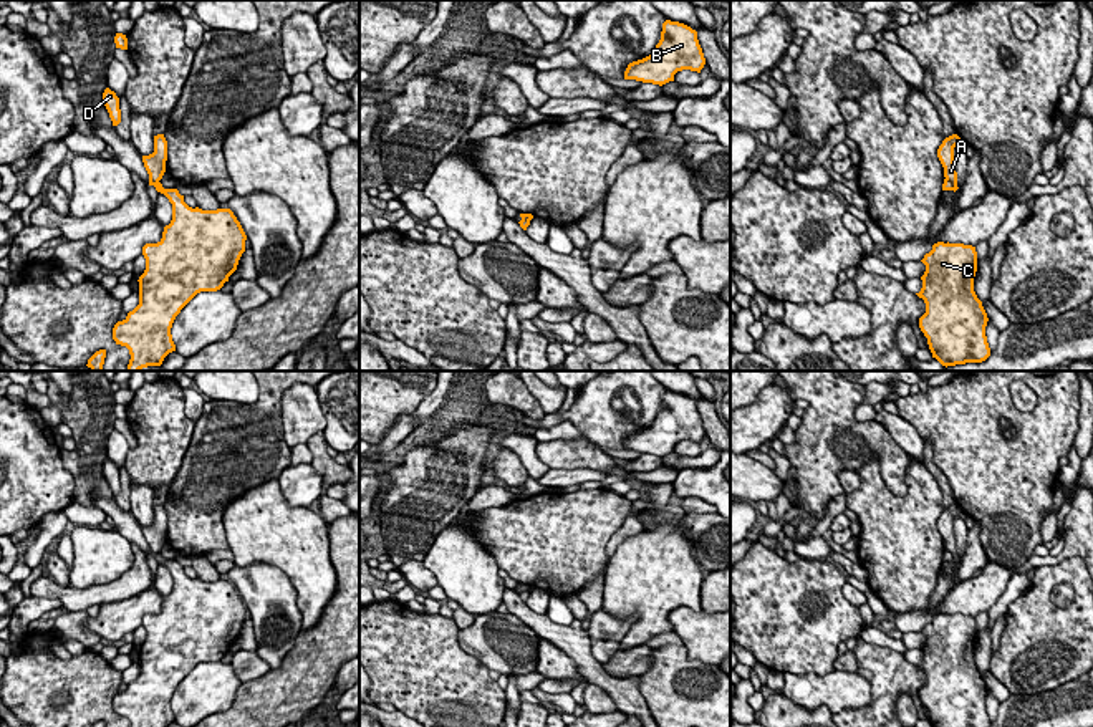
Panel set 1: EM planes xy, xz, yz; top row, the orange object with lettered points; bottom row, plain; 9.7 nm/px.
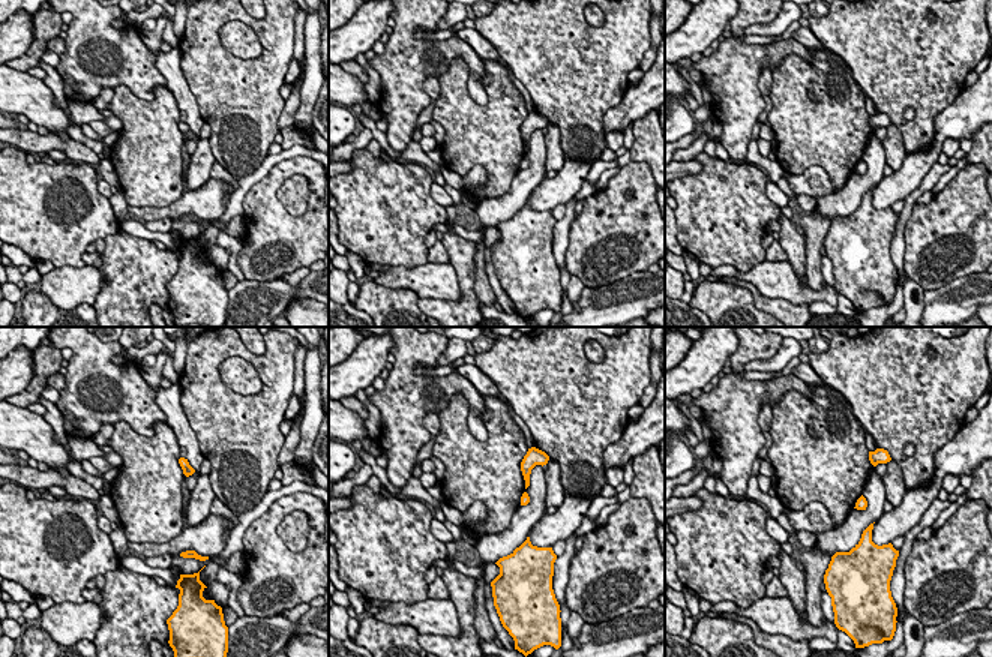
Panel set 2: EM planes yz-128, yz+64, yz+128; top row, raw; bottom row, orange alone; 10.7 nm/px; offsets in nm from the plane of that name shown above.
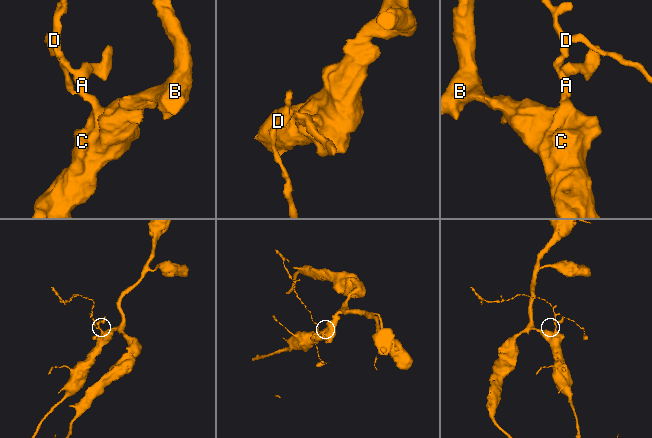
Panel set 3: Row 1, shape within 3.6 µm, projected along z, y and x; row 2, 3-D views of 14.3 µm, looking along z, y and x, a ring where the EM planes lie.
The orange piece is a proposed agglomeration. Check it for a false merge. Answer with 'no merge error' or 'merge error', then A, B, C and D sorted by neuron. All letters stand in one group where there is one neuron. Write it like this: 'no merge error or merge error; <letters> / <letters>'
merge error; A D / B C

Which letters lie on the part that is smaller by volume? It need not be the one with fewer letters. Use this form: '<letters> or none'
A, D

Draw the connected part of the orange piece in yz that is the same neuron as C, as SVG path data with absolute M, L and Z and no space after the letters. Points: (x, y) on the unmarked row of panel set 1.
M937 613L921 633L926 643L916 666L924 671L926 684L919 699L932 727L990 727L989 689L974 662L975 618Z

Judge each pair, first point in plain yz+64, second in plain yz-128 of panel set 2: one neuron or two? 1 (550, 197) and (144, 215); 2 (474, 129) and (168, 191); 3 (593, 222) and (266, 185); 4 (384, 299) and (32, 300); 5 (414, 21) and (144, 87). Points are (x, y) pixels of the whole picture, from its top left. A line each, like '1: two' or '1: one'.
1: one
2: one
3: one
4: one
5: one

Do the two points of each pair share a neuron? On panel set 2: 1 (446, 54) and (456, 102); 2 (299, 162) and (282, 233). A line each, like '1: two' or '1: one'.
1: two
2: one

